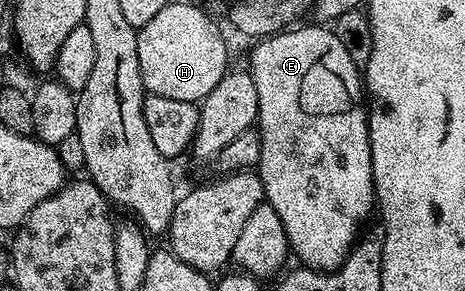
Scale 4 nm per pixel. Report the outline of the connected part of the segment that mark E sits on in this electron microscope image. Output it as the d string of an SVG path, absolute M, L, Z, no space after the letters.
M307 23L301 29L299 27L289 28L257 40L252 49L252 66L250 72L254 79L254 87L258 87L258 128L260 131L260 142L262 151L260 152L260 164L258 172L260 182L264 188L265 202L278 211L278 219L286 227L286 239L289 250L297 257L301 266L318 269L321 271L331 271L348 258L348 253L352 246L356 244L361 236L360 224L368 217L368 212L373 212L376 205L376 188L372 178L372 152L370 151L370 139L368 138L368 111L366 108L366 89L362 84L362 69L352 58L350 50L344 46L344 41L336 33L331 33L331 28L320 23Z

